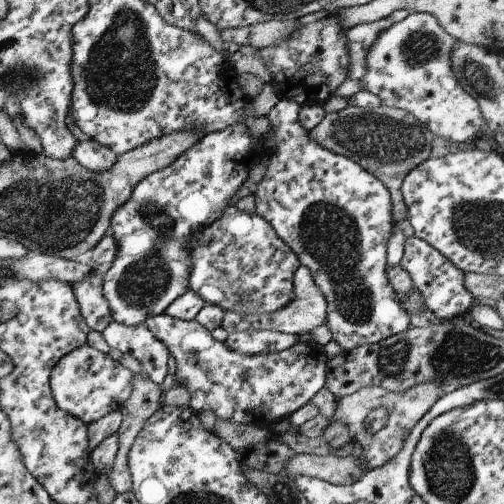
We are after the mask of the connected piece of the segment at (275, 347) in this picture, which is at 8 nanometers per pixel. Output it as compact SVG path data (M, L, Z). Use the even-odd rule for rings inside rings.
M254 329L233 332L225 343L234 352L252 356L282 352L299 341L300 335Z

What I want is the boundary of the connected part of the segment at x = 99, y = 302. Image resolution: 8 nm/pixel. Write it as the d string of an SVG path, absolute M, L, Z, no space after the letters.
M103 269L99 274L88 276L86 280L72 283L86 324L98 332L102 332L108 324L112 324L112 312L102 292L102 281Z

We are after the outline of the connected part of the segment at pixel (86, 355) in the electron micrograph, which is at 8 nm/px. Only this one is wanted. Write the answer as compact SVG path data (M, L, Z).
M89 344L69 353L58 364L58 372L54 372L53 396L58 396L58 408L90 424L112 410L121 410L129 402L134 384L134 373L129 368Z

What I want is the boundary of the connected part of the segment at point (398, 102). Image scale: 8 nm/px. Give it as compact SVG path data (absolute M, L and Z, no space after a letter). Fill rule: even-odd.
M428 12L410 13L406 16L406 18L404 18L404 20L396 22L396 24L392 24L392 26L386 28L384 32L380 32L380 34L378 34L376 42L372 44L372 48L370 48L370 50L368 50L368 54L366 54L366 68L368 68L368 70L366 70L366 74L364 74L362 78L358 79L358 82L362 82L362 88L366 92L370 92L370 94L378 96L380 102L385 104L385 106L392 111L397 110L410 112L411 115L414 115L420 122L423 122L426 125L426 128L432 132L434 137L440 136L440 138L446 138L446 140L451 140L452 142L473 140L474 136L476 136L476 132L480 132L480 130L482 130L482 126L484 126L485 122L478 101L473 96L470 96L470 93L466 92L465 88L462 88L462 86L458 84L458 80L456 80L453 74L450 56L452 56L452 52L454 52L454 46L456 46L456 44L458 44L458 40L456 40L453 36L450 36L450 34L442 28L442 25L435 16L432 16L432 14Z

